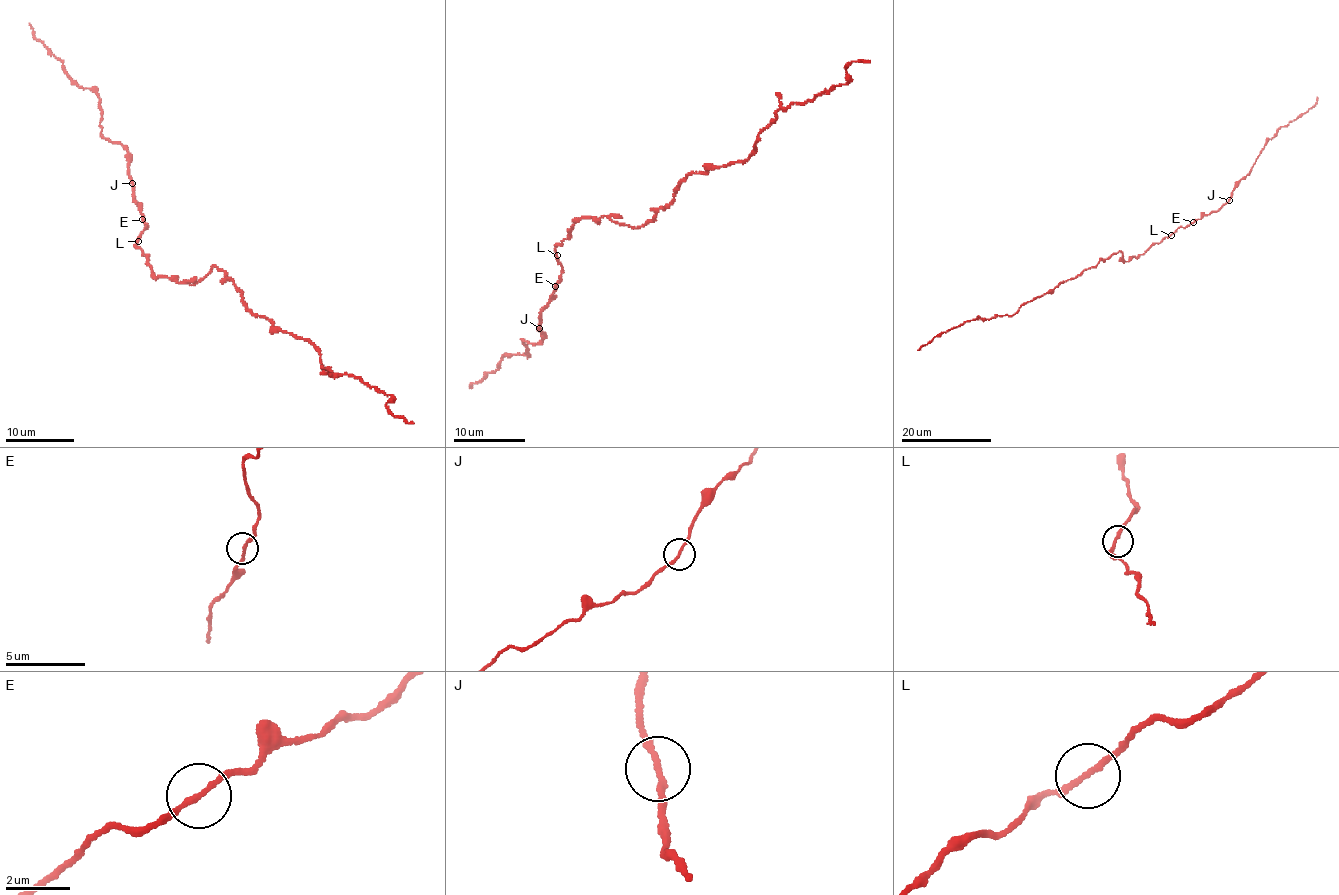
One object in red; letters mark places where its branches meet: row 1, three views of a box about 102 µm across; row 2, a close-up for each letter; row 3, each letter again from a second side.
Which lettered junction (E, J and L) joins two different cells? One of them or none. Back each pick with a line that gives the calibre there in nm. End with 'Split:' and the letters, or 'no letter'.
J: 180 nm
Split: J

